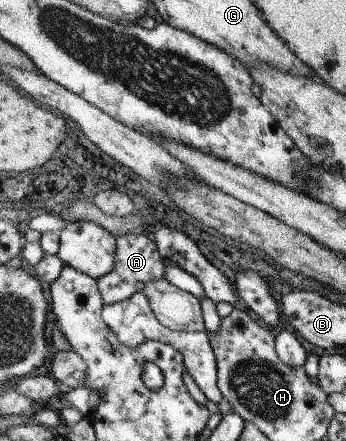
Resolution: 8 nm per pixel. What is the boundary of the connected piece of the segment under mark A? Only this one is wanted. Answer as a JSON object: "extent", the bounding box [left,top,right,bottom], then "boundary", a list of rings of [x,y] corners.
{"extent":[97,230,165,305],"boundary":[[[148,230],[127,233],[116,238],[115,269],[97,280],[104,305],[121,303],[134,293],[141,293],[145,283],[165,277],[165,265],[157,251],[157,245]]]}

